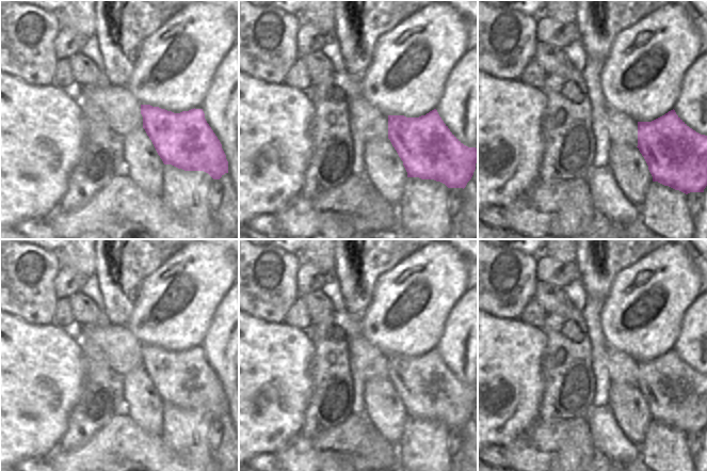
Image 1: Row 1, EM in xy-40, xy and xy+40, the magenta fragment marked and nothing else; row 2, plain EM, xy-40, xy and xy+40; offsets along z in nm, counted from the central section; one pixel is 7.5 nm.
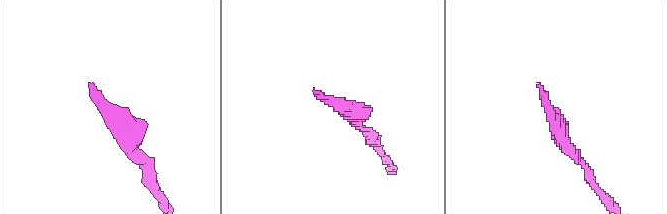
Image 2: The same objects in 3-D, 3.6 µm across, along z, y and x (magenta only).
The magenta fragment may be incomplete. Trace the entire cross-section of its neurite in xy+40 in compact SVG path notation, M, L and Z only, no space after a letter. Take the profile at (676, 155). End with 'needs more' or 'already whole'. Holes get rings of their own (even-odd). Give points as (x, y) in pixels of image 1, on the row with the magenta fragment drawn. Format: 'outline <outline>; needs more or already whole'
outline M671 110L652 122L638 122L638 146L653 182L658 182L686 194L704 192L707 186L707 136L690 128Z; already whole

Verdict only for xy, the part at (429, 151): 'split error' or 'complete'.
complete

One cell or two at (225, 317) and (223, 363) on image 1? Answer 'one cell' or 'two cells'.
one cell

